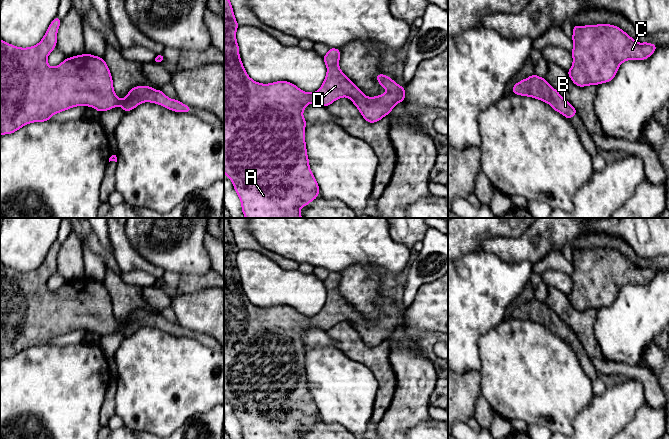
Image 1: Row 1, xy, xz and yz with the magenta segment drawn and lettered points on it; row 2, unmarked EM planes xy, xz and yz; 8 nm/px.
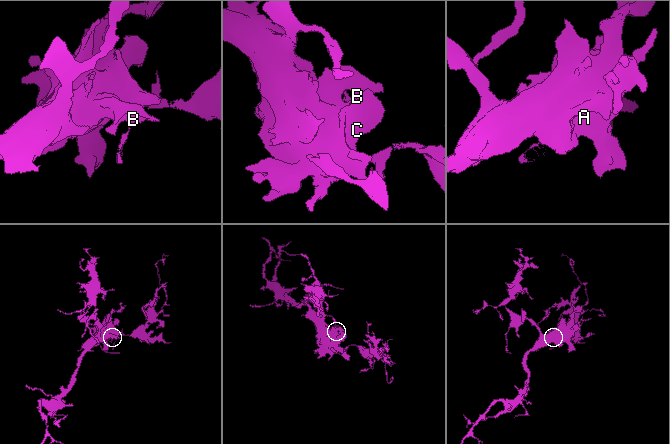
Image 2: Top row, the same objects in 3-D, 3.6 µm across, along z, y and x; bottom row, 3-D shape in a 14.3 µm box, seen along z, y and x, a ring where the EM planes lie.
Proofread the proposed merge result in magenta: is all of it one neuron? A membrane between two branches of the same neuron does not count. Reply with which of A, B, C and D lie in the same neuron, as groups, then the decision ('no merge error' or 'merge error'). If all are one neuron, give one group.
A B C D; no merge error

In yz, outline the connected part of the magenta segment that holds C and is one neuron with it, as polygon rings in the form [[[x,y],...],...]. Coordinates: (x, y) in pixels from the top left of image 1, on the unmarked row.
[[[609,248],[573,250],[574,272],[571,275],[573,288],[567,295],[573,307],[579,311],[610,306],[618,291],[626,284],[645,284],[656,274],[657,269],[637,267],[619,251]]]

